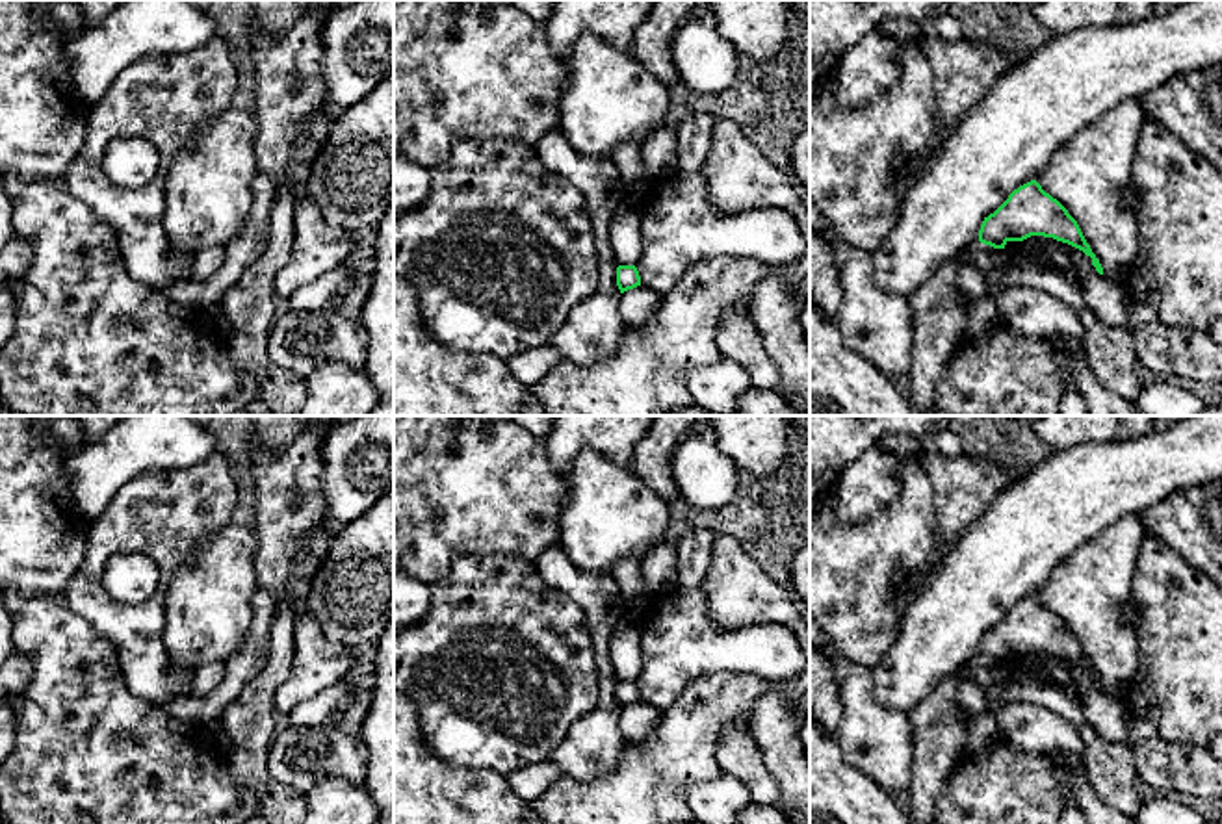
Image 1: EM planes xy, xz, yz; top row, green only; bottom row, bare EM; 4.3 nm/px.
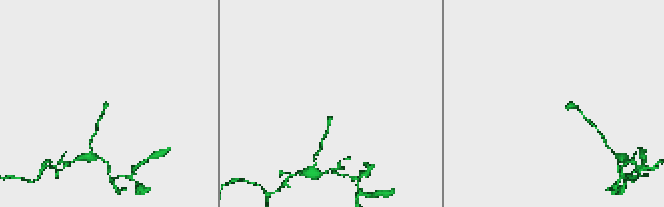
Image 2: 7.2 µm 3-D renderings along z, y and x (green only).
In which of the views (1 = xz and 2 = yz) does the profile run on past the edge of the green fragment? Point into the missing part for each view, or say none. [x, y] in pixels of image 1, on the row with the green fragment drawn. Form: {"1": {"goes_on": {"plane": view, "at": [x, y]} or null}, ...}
{"1": {"goes_on": null}, "2": {"goes_on": null}}

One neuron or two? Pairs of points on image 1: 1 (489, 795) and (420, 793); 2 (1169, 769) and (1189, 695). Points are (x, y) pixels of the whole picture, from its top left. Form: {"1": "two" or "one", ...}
{"1": "one", "2": "two"}

